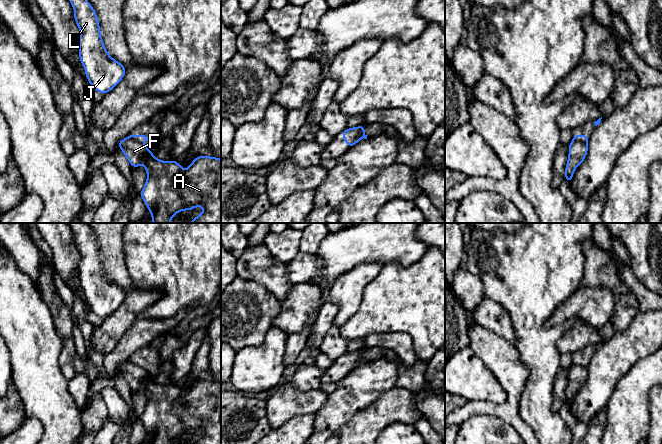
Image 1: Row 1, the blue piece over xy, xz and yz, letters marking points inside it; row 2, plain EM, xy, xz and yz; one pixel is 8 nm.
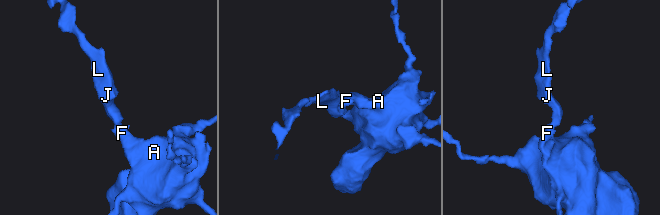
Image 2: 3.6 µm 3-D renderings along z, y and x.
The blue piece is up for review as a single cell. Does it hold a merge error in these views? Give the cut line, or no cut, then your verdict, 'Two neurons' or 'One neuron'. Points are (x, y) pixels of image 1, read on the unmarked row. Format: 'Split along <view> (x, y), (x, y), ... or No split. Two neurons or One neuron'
Split along yz (573, 363), (584, 366). Two neurons

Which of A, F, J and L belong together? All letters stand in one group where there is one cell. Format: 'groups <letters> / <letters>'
groups A F / J L

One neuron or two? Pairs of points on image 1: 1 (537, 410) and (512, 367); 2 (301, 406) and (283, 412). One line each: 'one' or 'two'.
1: two
2: one

